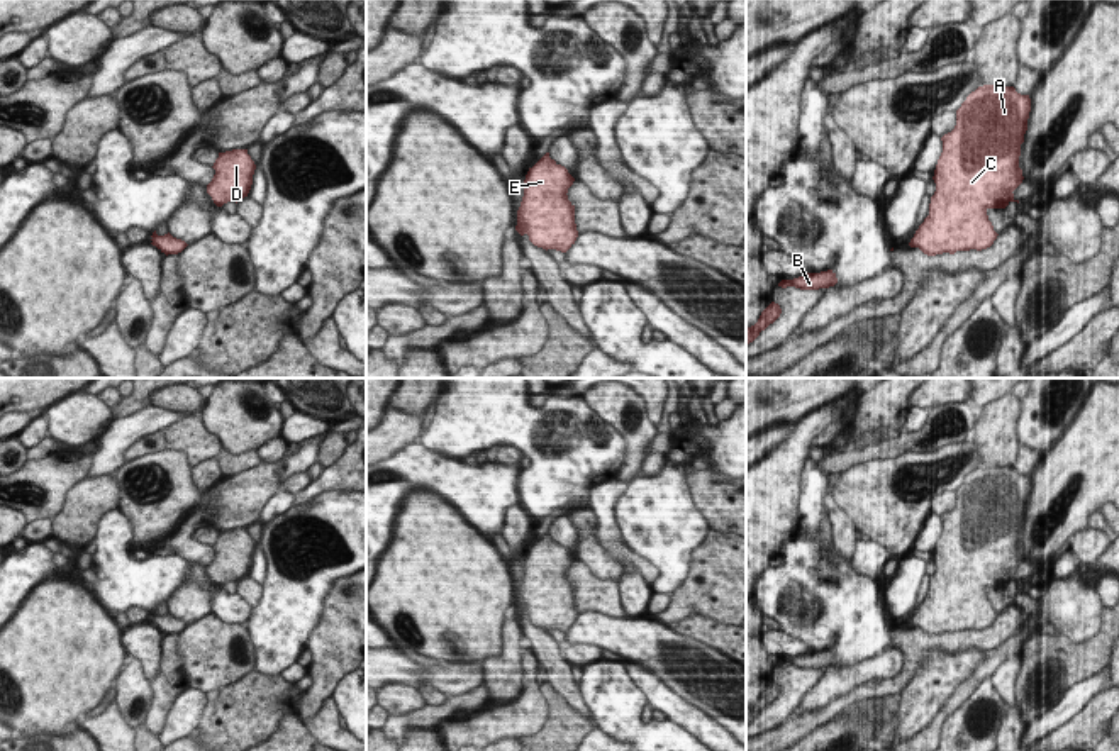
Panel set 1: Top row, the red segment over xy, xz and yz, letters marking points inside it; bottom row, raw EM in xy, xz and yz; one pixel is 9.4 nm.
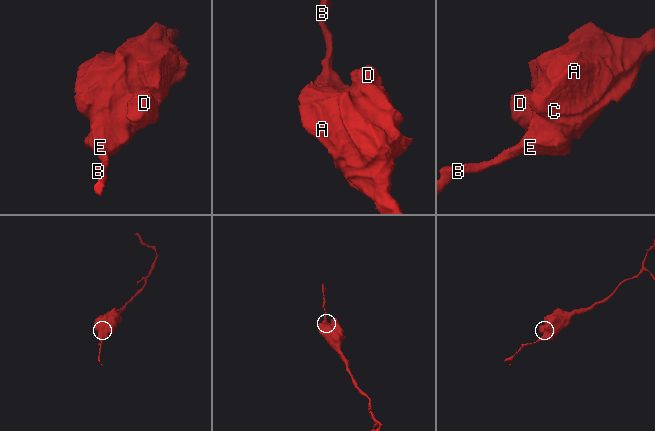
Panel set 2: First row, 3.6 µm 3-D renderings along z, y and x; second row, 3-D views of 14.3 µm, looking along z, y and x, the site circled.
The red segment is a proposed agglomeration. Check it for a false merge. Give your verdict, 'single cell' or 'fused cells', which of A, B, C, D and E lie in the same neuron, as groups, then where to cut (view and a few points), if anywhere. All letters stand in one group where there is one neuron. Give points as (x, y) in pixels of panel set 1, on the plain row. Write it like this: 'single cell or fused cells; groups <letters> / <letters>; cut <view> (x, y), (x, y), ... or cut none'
single cell; groups A B C D E; cut none

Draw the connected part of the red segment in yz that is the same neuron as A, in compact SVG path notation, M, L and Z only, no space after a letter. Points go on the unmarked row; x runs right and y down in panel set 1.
M983 465L971 471L956 490L956 505L941 517L943 532L934 549L936 571L931 576L929 595L910 619L910 627L919 627L927 636L956 631L987 629L997 619L988 588L1005 588L1014 578L1014 570L1022 563L1019 548L1021 524L1027 510L1031 492L1029 475L1021 475L1014 466Z

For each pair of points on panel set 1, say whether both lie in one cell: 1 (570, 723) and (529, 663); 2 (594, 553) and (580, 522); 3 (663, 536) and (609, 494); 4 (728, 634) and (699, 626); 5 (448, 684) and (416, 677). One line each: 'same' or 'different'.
1: different
2: same
3: different
4: same
5: same

